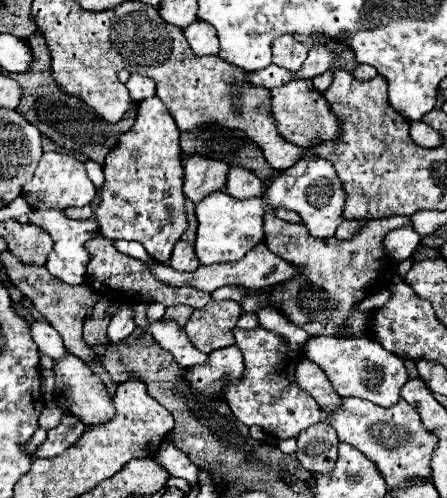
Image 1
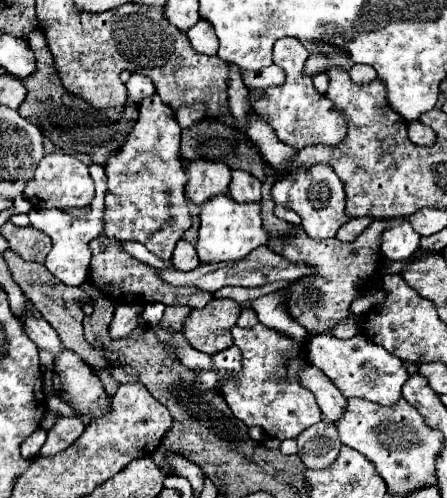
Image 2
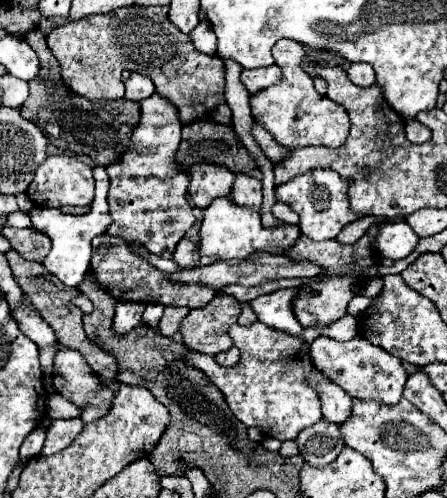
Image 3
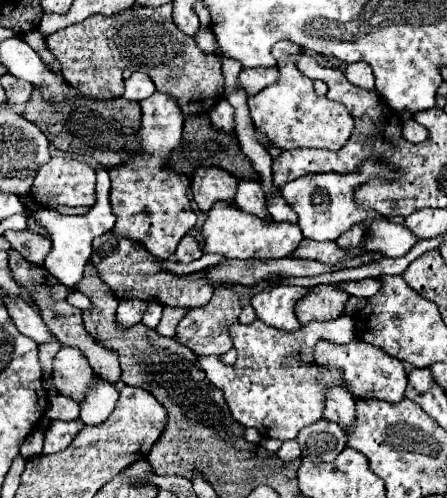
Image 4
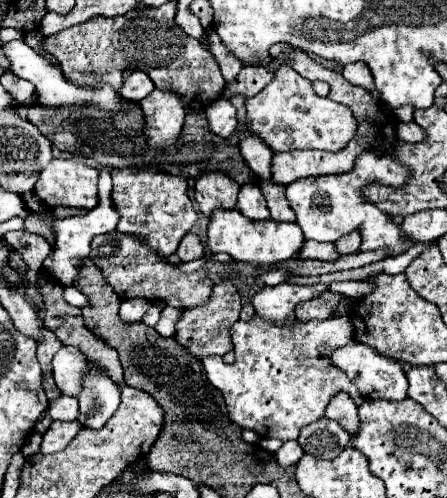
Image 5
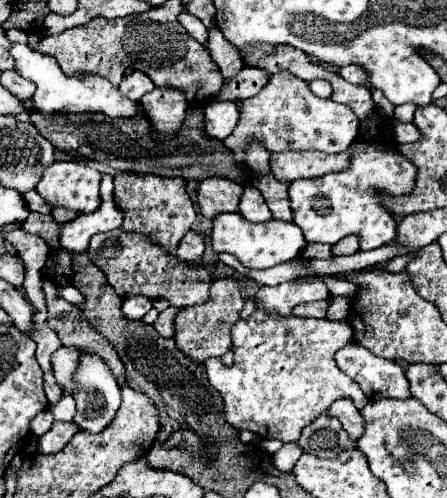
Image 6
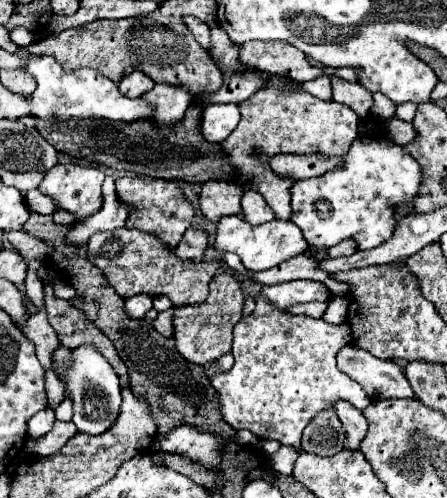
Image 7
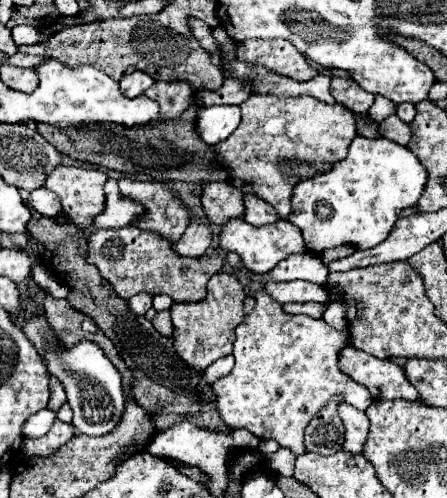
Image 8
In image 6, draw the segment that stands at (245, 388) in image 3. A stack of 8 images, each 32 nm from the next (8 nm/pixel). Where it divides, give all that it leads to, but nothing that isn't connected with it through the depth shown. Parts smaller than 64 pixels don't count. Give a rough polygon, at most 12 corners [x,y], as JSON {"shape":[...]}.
{"shape":[[348,320],[232,326],[234,364],[208,360],[224,416],[298,442],[338,398],[368,398],[334,354]]}

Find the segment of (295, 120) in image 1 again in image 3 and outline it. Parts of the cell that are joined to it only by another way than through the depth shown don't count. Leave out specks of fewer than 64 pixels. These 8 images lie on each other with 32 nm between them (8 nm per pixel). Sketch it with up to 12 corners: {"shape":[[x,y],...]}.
{"shape":[[282,38],[280,84],[250,96],[252,118],[290,150],[340,148],[348,112],[320,96]]}

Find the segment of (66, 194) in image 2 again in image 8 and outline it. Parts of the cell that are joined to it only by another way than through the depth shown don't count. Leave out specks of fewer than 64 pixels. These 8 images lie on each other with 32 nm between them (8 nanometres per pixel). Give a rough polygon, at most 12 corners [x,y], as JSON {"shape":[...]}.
{"shape":[[58,166],[44,188],[56,192],[80,230],[104,210],[108,176]]}

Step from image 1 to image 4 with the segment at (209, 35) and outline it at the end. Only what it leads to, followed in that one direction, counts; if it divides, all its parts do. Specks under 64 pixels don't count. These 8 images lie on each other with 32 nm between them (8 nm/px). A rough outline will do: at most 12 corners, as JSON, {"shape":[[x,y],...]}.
{"shape":[[200,26],[196,38],[204,52],[214,52],[216,38],[210,26]]}

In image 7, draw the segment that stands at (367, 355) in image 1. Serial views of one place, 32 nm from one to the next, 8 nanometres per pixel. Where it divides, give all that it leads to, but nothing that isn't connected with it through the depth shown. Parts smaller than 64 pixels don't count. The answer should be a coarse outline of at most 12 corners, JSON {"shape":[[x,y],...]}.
{"shape":[[354,344],[338,368],[372,400],[416,398],[404,370]]}

